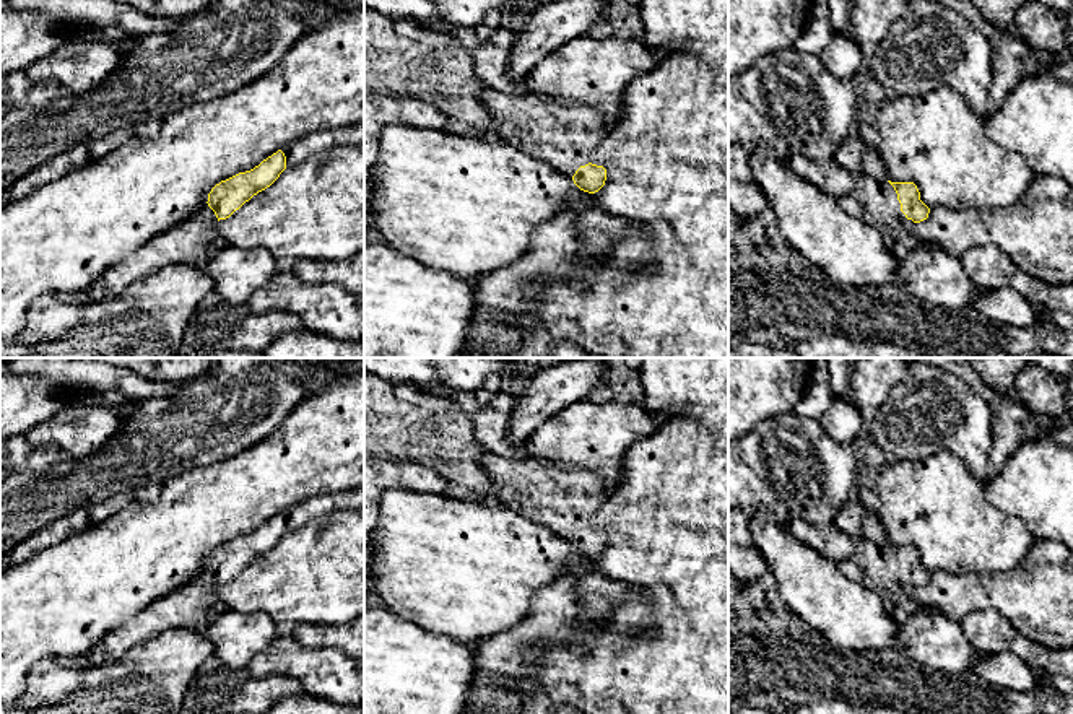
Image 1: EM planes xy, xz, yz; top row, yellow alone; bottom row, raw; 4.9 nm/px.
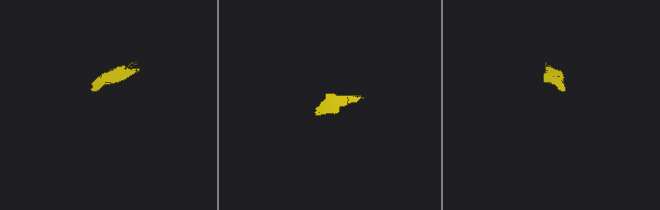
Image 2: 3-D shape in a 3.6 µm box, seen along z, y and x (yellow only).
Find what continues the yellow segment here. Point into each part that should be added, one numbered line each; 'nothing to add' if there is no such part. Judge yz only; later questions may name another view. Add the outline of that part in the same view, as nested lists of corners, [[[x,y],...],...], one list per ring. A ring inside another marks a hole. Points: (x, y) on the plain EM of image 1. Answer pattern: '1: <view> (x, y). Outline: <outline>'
1: yz (873, 566). Outline: [[[858,538],[854,553],[839,561],[837,566],[844,576],[858,586],[875,590],[896,623],[902,623],[923,610],[906,594],[907,582],[901,576],[897,558],[889,546]]]

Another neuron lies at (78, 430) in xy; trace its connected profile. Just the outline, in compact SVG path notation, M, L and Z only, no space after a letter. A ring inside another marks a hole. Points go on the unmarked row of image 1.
M67 402L67 405L24 436L34 446L55 444L62 454L83 459L101 449L122 423L112 405Z

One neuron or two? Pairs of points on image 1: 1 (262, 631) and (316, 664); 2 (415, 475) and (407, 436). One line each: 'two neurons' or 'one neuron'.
1: two neurons
2: two neurons

